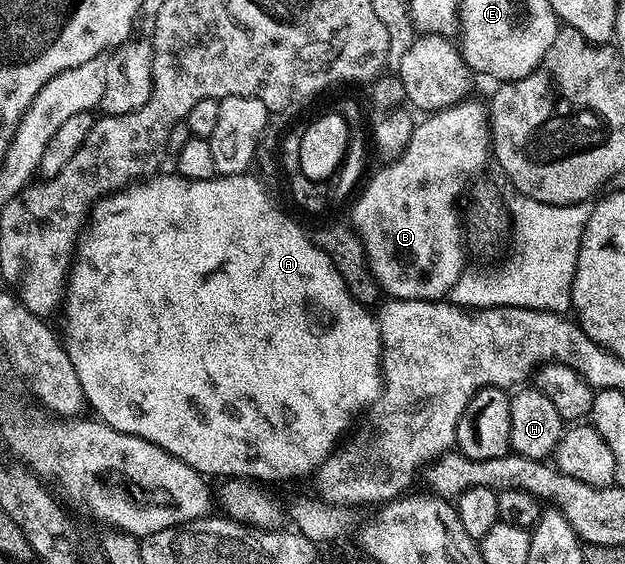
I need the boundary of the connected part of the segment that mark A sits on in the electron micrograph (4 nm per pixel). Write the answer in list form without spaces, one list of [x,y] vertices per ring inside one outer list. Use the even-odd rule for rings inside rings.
[[[154,174],[145,182],[134,182],[125,190],[109,193],[95,203],[89,217],[88,223],[76,245],[76,251],[72,257],[70,271],[66,282],[64,293],[64,312],[66,317],[62,320],[60,336],[65,343],[68,356],[76,368],[76,375],[80,378],[80,386],[83,387],[85,403],[94,407],[97,419],[104,424],[111,424],[116,430],[124,434],[132,434],[160,446],[168,454],[180,458],[188,466],[192,466],[197,472],[201,472],[207,478],[245,478],[251,482],[265,482],[264,480],[298,480],[301,476],[309,477],[318,471],[320,465],[326,461],[330,453],[338,447],[340,441],[347,435],[348,429],[355,423],[354,415],[358,411],[369,409],[381,391],[382,381],[382,343],[380,342],[380,330],[375,313],[367,305],[356,302],[352,294],[348,294],[348,286],[344,286],[344,278],[336,274],[336,266],[324,253],[317,248],[313,239],[294,220],[289,220],[276,205],[270,201],[268,193],[262,189],[260,181],[254,174],[243,174],[240,176],[218,176],[213,180],[185,180],[183,176],[171,174],[162,176]]]

